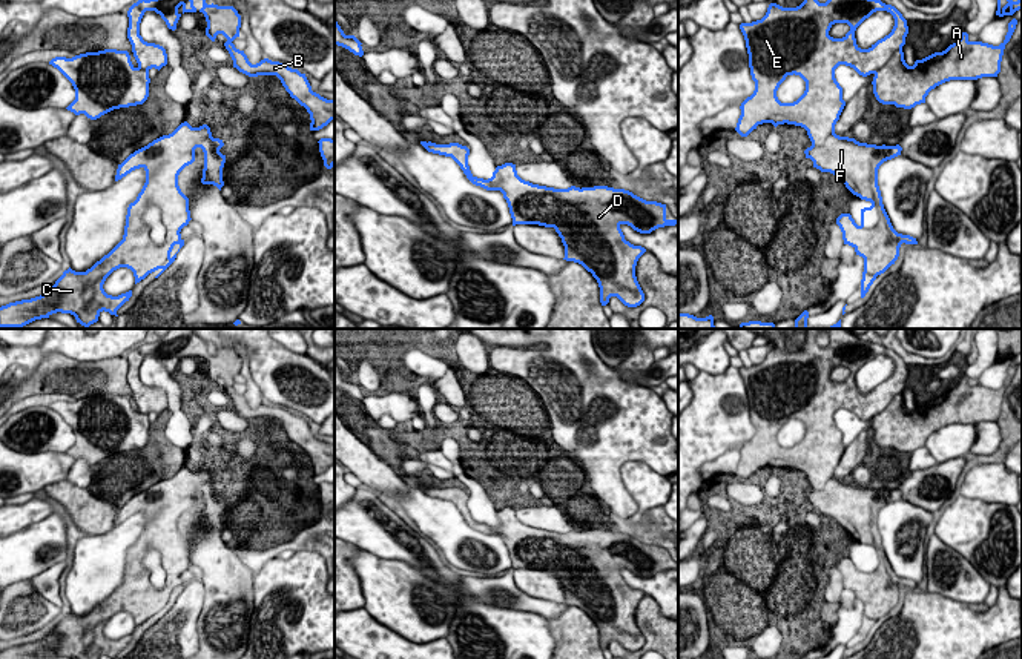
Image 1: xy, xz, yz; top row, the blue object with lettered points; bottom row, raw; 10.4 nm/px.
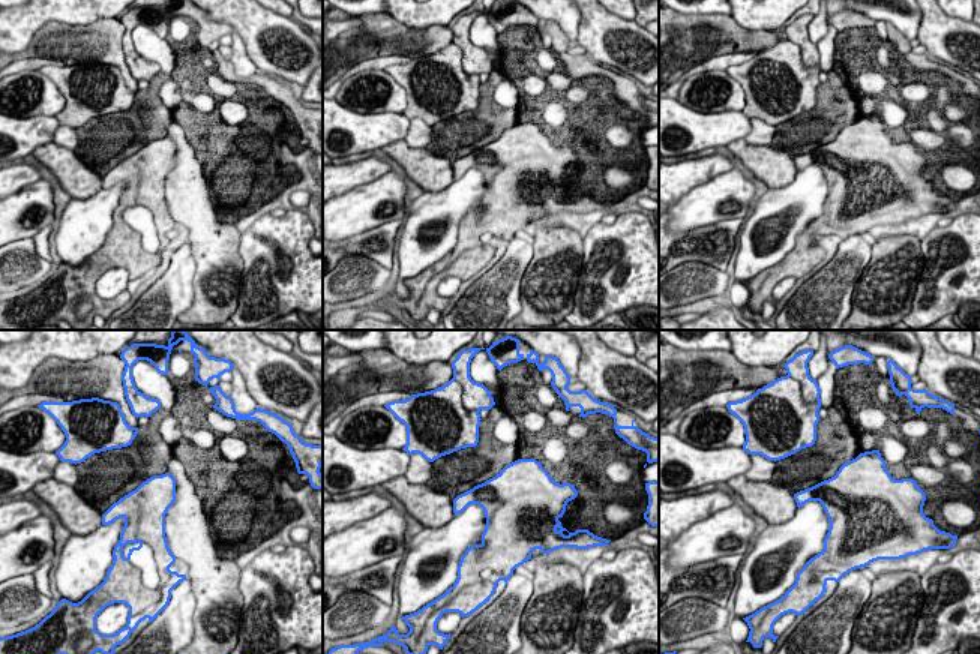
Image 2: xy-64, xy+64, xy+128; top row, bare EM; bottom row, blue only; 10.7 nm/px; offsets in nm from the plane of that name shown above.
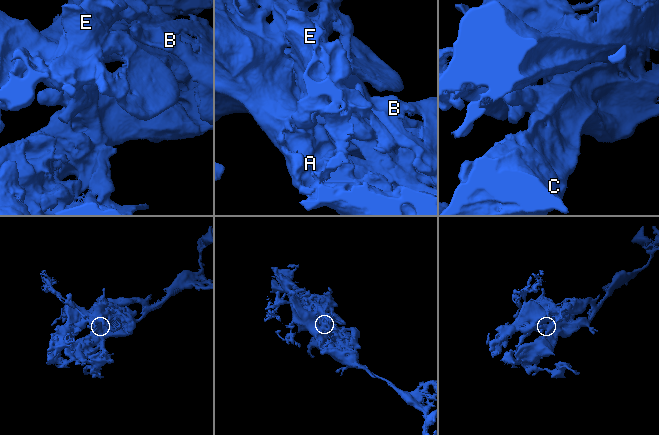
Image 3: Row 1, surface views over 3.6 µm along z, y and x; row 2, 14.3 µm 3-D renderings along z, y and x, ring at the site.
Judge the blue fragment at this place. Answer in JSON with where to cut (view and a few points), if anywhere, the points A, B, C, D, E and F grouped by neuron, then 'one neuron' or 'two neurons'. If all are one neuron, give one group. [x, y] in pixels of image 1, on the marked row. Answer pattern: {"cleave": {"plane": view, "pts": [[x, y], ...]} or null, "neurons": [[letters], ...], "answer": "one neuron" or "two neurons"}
{"cleave": null, "neurons": [["A", "B", "C", "D", "E", "F"]], "answer": "one neuron"}

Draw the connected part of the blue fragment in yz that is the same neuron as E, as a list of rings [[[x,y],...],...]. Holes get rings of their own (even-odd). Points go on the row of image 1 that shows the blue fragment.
[[[804,0],[796,8],[783,8],[776,3],[770,3],[761,20],[740,25],[746,40],[755,91],[741,103],[741,115],[735,131],[741,137],[747,137],[763,123],[772,123],[775,127],[784,123],[804,127],[812,141],[812,146],[807,147],[804,154],[806,158],[813,161],[813,167],[836,175],[853,195],[872,203],[870,207],[861,209],[859,226],[850,214],[841,214],[836,218],[844,244],[852,246],[856,255],[864,258],[861,298],[865,296],[876,277],[895,264],[899,257],[901,244],[918,244],[918,241],[893,229],[878,186],[879,166],[901,155],[902,147],[899,144],[876,146],[859,143],[855,138],[835,134],[835,124],[846,106],[842,88],[835,78],[835,69],[839,65],[846,65],[862,77],[873,74],[873,94],[879,103],[912,109],[916,104],[925,103],[928,92],[945,81],[997,77],[1005,45],[1010,41],[1016,25],[1016,18],[1008,23],[1008,32],[999,46],[970,41],[968,34],[962,32],[961,38],[945,51],[916,60],[913,66],[905,63],[902,52],[908,34],[907,20],[895,6],[885,5],[881,0],[827,0],[826,3]],[[876,11],[890,12],[895,18],[895,26],[888,35],[878,40],[869,49],[861,49],[856,45],[855,31]],[[835,23],[847,23],[850,31],[842,38],[833,38],[829,35],[829,31]],[[793,74],[806,81],[806,91],[796,101],[781,103],[776,97],[776,91],[786,77]]]

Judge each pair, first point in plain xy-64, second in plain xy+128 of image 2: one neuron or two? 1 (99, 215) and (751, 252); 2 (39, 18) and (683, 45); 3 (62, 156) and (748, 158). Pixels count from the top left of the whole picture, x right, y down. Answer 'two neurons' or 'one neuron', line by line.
1: one neuron
2: two neurons
3: one neuron

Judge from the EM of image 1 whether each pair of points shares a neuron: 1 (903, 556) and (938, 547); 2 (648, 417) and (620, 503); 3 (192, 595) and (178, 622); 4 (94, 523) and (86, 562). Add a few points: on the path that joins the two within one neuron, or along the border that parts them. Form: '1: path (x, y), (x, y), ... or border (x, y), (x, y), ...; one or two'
1: border (924, 550), (926, 558); two
2: path (626, 438), (611, 453), (611, 481); one
3: path (191, 601), (183, 616); one
4: border (115, 526), (106, 532), (86, 536); two

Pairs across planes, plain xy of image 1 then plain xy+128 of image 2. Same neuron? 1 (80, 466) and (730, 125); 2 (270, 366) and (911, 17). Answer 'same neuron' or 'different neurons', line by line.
1: different neurons
2: different neurons

